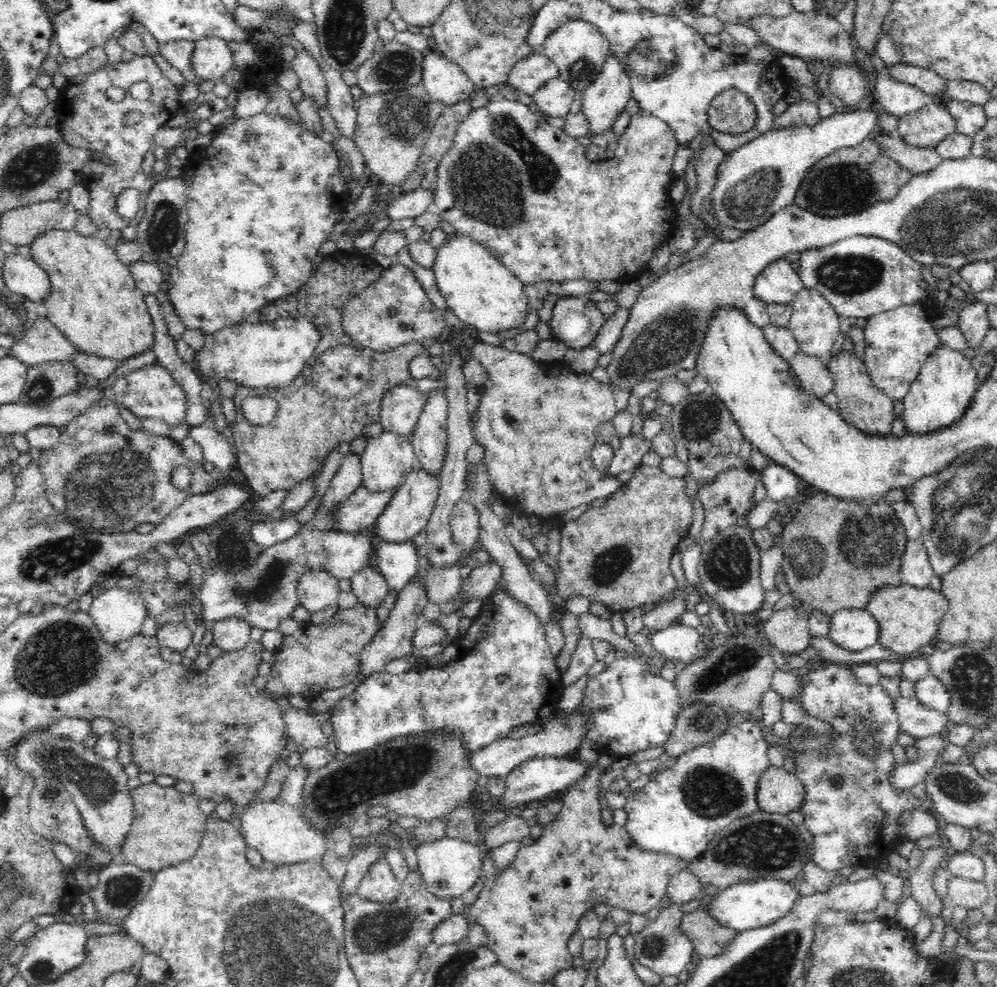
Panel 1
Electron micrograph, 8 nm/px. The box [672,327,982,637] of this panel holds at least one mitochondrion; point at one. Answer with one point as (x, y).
(874, 530)

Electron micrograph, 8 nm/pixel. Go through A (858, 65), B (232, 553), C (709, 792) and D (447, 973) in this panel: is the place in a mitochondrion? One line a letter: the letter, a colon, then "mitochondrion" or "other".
A: other
B: mitochondrion
C: mitochondrion
D: mitochondrion

